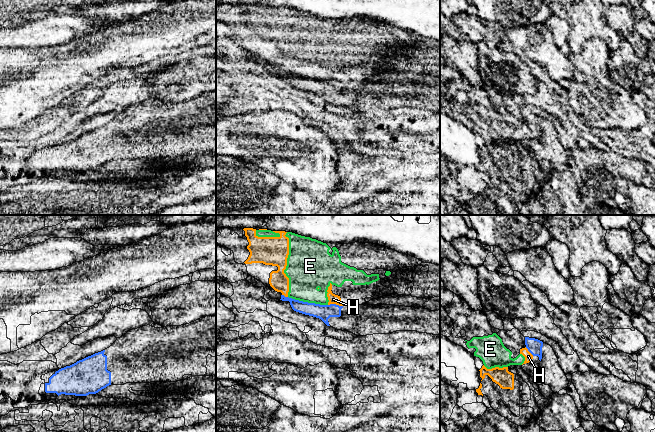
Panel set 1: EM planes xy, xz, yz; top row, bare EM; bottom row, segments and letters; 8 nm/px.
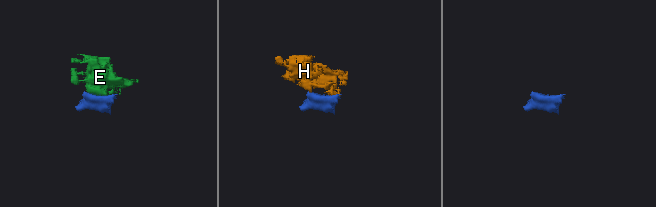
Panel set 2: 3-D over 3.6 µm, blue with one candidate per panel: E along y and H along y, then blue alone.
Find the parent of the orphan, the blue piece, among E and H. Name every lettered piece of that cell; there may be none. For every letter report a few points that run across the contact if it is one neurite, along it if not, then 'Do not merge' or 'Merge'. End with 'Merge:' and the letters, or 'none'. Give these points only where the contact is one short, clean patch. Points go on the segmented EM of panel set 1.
E: Line: xz (288, 296), (294, 299), (327, 305). Do not merge
H: Do not merge
Merge: none

